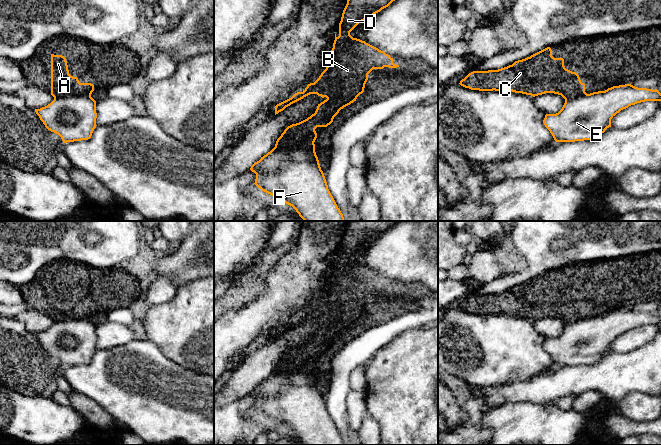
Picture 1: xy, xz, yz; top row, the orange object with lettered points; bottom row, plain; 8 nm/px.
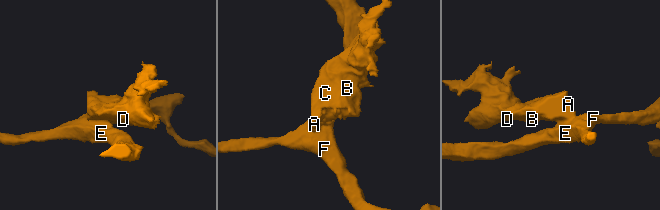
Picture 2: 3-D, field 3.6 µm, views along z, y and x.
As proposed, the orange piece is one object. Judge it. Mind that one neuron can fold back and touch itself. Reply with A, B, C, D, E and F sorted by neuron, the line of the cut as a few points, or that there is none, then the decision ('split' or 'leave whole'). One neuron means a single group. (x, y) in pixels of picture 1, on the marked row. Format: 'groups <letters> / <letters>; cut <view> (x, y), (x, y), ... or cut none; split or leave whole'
groups A B C D / E F; cut xz (313, 142), (303, 139), (293, 141), (287, 146), (275, 147); split

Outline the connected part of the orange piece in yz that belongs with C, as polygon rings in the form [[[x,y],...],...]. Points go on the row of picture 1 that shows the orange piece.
[[[550,47],[498,70],[473,71],[459,84],[471,90],[506,90],[533,97],[554,93],[565,100],[587,94],[579,75],[565,68],[563,58],[554,58]]]

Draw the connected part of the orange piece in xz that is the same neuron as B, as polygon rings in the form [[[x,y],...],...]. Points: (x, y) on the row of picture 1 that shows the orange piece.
[[[347,0],[339,23],[339,36],[335,34],[326,69],[303,92],[297,92],[277,104],[275,115],[310,94],[327,99],[318,104],[310,117],[288,126],[277,139],[276,148],[288,147],[293,142],[304,139],[314,143],[317,138],[315,129],[330,125],[341,109],[356,101],[364,92],[368,74],[373,69],[399,67],[384,51],[350,35],[360,22],[388,7],[393,1],[395,0]]]

